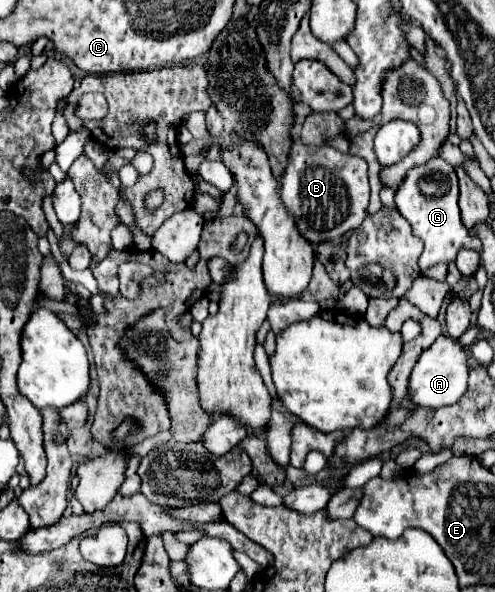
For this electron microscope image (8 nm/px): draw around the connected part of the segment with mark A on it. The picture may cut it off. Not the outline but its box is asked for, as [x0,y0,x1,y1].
[410,336,468,408]

